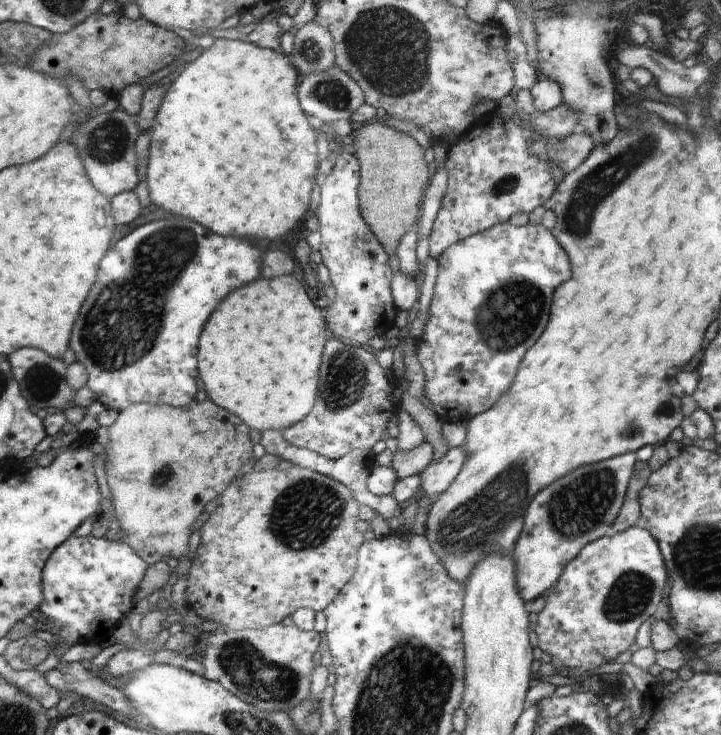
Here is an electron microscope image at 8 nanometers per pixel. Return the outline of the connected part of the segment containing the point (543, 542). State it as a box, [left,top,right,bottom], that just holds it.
[511,453,636,603]

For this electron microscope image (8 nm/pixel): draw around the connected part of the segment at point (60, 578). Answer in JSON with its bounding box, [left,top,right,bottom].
[40,535,147,646]

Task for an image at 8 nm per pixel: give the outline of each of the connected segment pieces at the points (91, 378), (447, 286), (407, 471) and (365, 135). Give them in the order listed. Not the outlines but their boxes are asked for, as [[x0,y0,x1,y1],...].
[[70,218,262,411],[417,221,570,419],[392,441,434,480],[348,119,432,256]]

